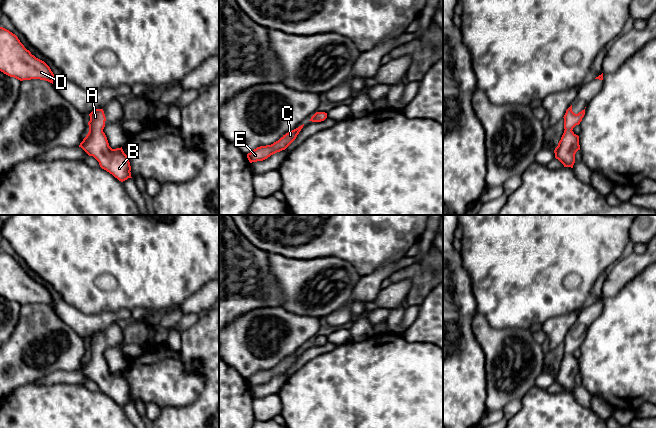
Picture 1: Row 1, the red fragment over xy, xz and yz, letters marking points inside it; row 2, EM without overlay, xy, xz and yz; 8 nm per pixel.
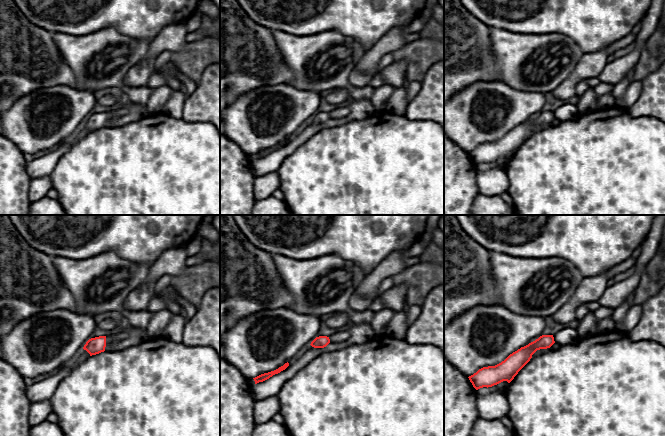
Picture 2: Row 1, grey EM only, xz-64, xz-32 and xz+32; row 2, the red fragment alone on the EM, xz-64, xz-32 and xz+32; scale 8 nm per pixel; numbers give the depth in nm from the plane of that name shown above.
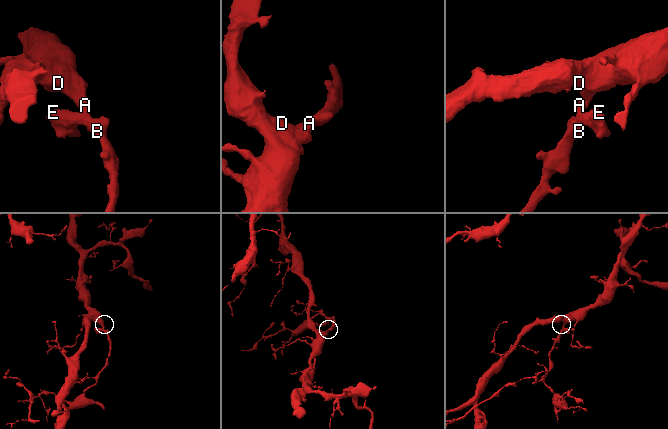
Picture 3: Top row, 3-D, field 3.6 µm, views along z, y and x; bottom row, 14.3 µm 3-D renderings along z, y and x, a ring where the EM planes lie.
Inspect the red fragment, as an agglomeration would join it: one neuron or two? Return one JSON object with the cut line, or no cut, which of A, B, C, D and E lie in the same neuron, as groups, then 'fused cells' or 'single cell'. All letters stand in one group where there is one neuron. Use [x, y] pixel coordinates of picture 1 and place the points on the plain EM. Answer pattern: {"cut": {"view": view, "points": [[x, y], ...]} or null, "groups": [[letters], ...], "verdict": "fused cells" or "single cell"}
{"cut": null, "groups": [["A", "B", "C", "D", "E"]], "verdict": "single cell"}

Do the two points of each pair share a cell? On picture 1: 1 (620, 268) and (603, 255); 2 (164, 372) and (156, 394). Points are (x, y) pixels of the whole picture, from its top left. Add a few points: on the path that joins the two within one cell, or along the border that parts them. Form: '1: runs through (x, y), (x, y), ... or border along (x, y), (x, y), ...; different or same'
1: border along (617, 260), (611, 267); different
2: runs through (159, 377), (156, 380), (156, 389); same

